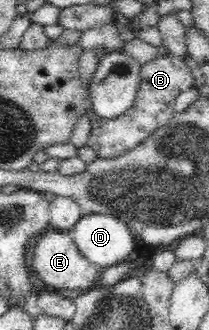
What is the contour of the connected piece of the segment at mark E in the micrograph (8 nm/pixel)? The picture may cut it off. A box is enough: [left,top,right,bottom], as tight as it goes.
[33,228,103,292]

